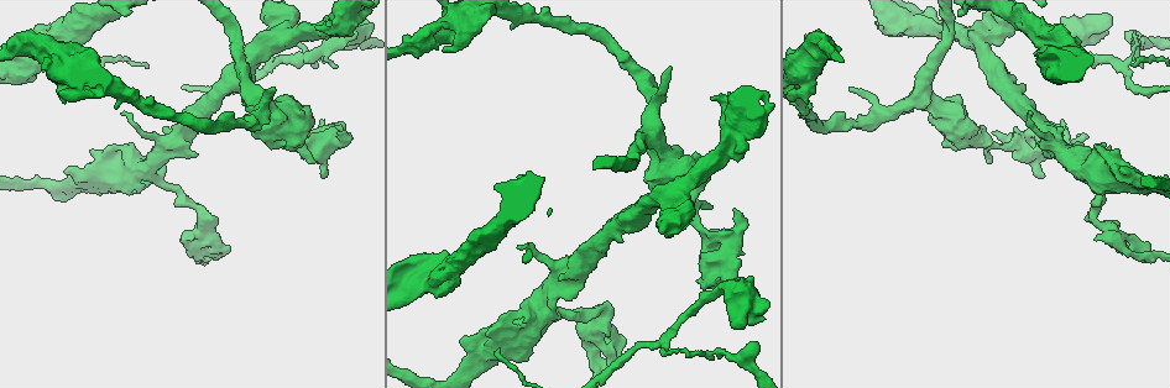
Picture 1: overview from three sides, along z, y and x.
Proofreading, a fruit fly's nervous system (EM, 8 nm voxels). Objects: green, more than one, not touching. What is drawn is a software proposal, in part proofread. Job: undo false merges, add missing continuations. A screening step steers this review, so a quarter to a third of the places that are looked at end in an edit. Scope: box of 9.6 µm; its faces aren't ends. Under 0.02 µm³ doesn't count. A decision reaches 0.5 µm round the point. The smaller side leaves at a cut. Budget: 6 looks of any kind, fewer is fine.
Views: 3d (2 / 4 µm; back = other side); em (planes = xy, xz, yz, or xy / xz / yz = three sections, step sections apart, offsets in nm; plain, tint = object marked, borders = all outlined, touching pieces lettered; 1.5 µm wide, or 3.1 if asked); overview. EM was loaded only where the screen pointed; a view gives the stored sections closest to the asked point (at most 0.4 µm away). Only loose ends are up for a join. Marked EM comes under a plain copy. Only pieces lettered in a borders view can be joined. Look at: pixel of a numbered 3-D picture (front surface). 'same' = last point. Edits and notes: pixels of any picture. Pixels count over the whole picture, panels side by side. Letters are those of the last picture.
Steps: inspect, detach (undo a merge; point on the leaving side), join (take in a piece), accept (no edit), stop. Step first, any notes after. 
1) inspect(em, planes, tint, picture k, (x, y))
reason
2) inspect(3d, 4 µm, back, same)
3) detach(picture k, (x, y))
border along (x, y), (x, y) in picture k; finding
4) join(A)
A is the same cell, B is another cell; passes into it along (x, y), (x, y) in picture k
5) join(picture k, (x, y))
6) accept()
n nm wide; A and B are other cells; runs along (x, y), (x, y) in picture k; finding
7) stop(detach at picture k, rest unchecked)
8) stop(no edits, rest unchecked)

inspect(em, planes, borders, picture 1, (314, 27))
stops while still wide

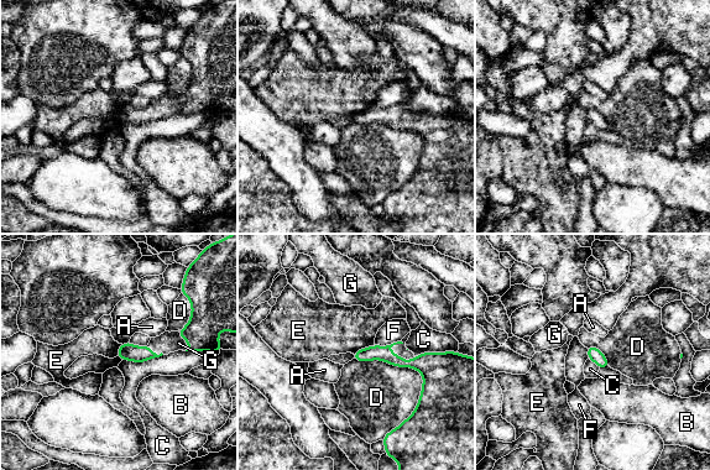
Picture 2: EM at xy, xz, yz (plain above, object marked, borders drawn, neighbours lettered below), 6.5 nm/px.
join(G)
G is the same cell, A, B, C, D, E and F are other cells; passes into it along (436, 367), (400, 358), (401, 349) in picture 2; it goes on there

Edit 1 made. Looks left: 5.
inspect(overview)
redraw

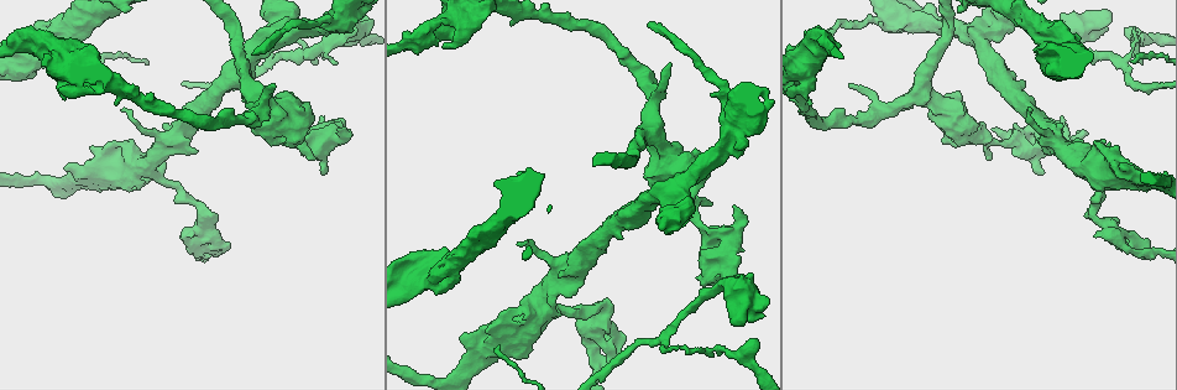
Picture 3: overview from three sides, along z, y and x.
inspect(3d, 2 µm, picture 3, (992, 157))

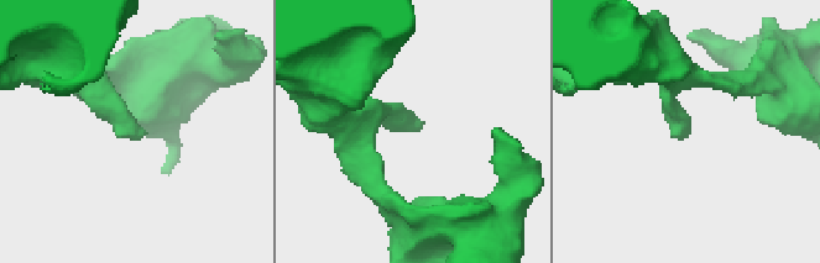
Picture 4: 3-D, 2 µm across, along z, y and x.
inspect(em, xy, step 4, tint, picture 4, (689, 131))

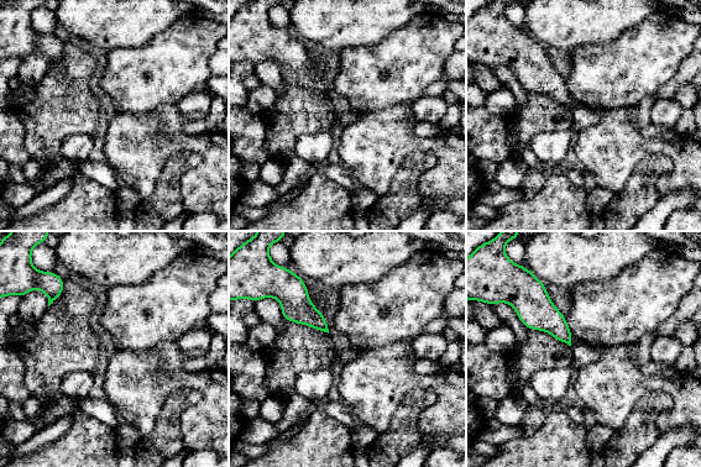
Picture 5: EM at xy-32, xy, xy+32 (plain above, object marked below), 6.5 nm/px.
inspect(em, planes, borders, same)

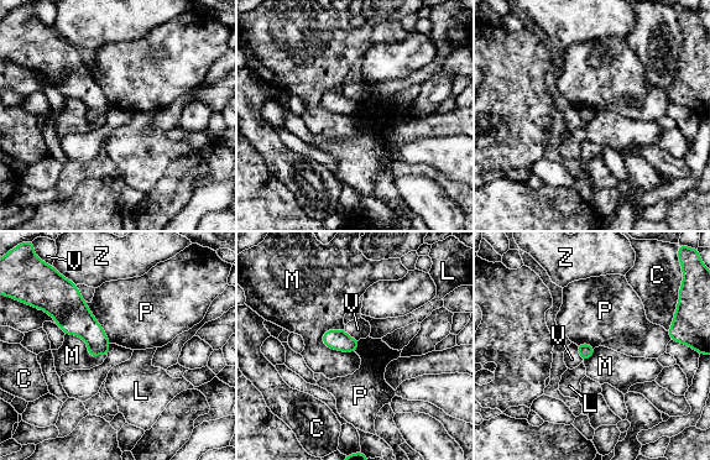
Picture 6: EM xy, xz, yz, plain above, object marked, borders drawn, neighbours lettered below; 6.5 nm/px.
accept()
C, L, M, P, V and Z are other cells; border along (320, 336), (333, 349), (354, 351) in picture 6; no lettered piece goes on from it

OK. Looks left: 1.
stop(join at picture 2, rest unchecked)

